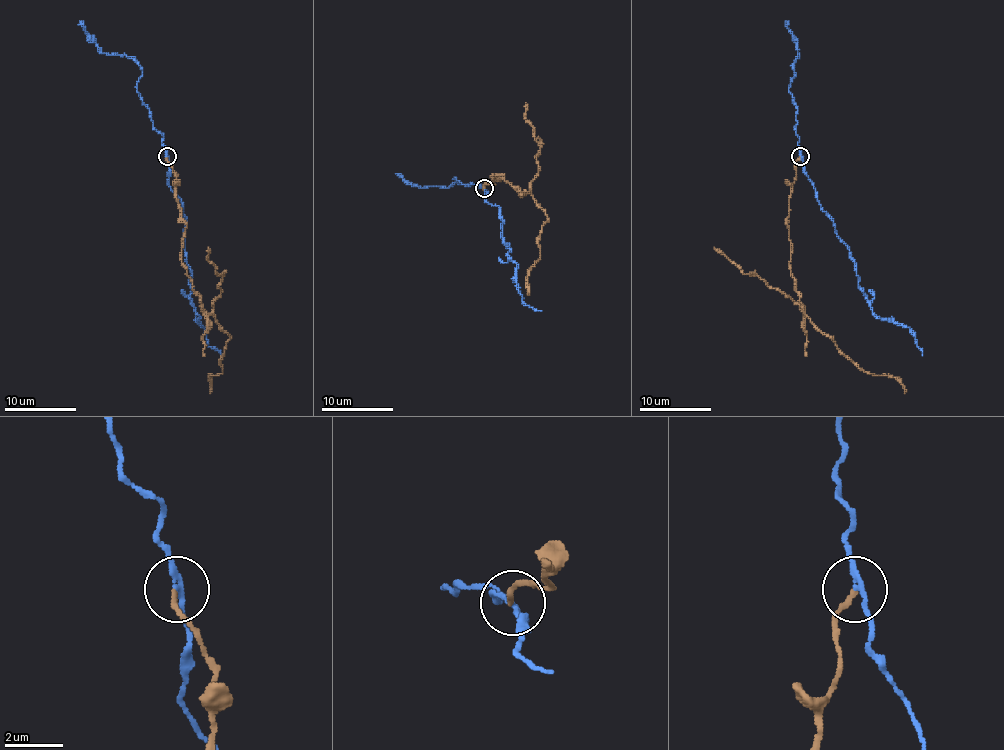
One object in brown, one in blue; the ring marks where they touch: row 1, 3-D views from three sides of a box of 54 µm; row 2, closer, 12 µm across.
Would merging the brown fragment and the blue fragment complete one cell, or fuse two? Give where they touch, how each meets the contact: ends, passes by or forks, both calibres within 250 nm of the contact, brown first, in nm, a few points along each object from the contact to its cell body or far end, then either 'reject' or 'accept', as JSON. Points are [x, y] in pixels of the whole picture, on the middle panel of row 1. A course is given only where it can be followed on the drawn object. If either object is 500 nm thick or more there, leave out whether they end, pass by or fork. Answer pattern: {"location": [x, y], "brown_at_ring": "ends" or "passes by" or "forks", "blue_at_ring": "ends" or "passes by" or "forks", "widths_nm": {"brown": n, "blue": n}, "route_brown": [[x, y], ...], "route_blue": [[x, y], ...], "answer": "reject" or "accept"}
{"location": [484, 188], "brown_at_ring": "ends", "blue_at_ring": "passes by", "widths_nm": {"brown": 170, "blue": 170}, "route_brown": [[485, 188], [495, 177], [504, 177], [499, 179], [529, 193], [547, 220], [527, 293]], "route_blue": [[485, 188], [486, 200], [499, 207], [502, 238], [517, 266], [524, 304], [541, 311]], "answer": "reject"}

